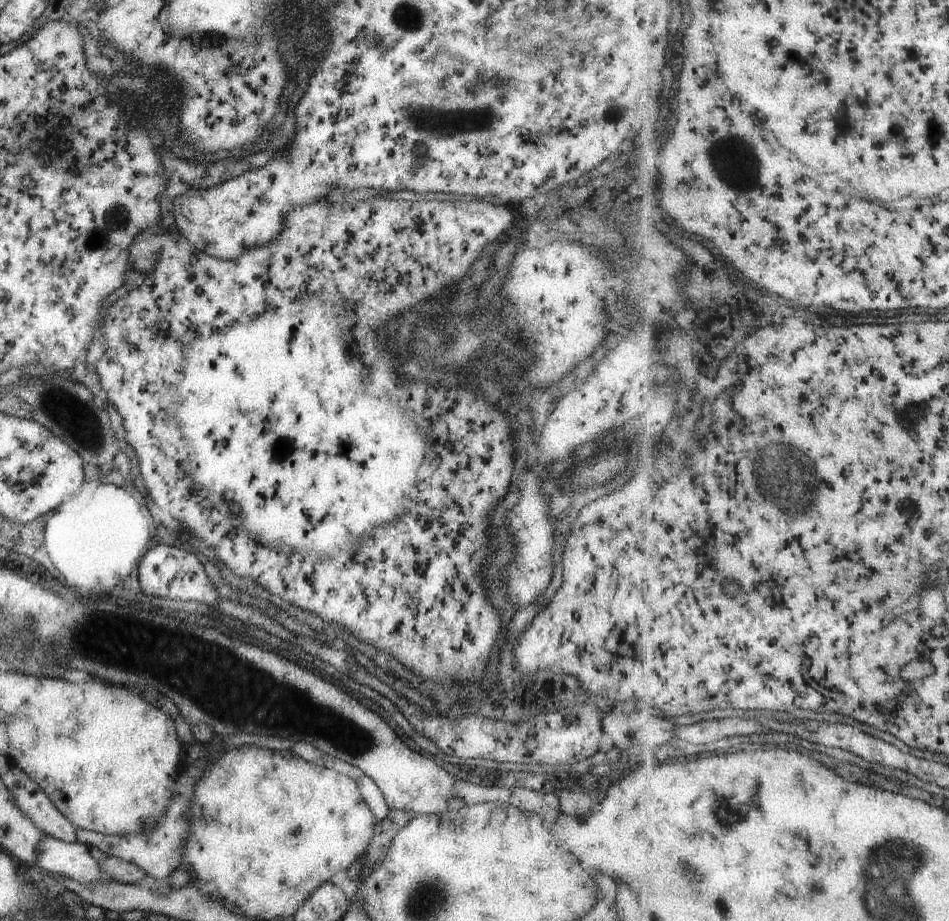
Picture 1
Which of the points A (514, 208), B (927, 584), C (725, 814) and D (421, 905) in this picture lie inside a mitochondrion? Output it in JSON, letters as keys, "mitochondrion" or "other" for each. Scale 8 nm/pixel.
{"A":"other","B":"other","C":"mitochondrion","D":"mitochondrion"}

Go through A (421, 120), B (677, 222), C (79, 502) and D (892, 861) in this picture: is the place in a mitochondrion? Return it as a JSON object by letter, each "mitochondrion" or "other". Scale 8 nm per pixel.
{"A":"other","B":"other","C":"other","D":"mitochondrion"}

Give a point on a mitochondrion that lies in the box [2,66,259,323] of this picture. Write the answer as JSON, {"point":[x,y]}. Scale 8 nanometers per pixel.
{"point":[112,222]}

